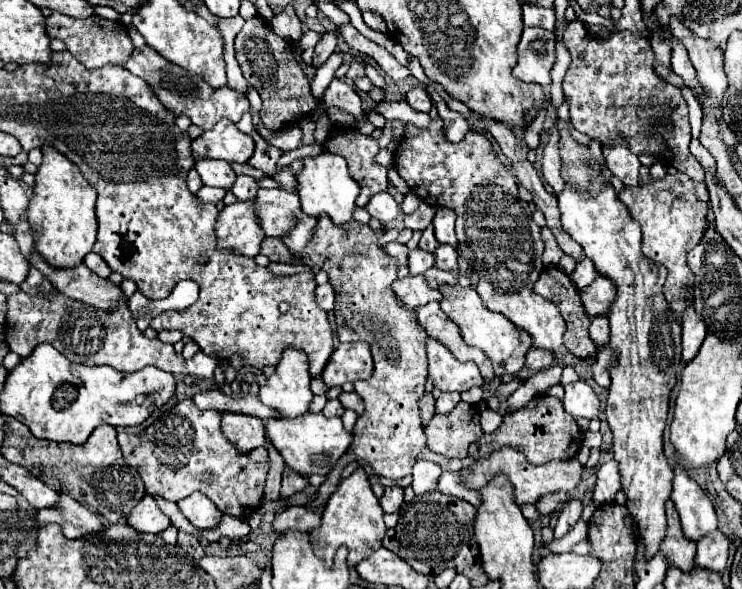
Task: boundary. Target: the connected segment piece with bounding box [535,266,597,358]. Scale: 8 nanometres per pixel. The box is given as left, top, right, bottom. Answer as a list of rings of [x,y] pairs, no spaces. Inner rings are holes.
[[[557,266],[543,268],[539,280],[535,282],[535,292],[551,302],[555,302],[567,322],[565,330],[565,346],[577,358],[589,358],[597,352],[597,344],[589,338],[589,322],[591,318],[585,314],[579,298],[579,290],[575,288],[569,274],[565,274]]]

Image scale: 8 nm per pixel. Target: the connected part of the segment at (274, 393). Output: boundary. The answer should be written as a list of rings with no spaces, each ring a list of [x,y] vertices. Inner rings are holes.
[[[285,350],[273,376],[259,390],[259,400],[275,410],[283,418],[295,418],[309,412],[313,392],[309,388],[309,364],[301,350]]]

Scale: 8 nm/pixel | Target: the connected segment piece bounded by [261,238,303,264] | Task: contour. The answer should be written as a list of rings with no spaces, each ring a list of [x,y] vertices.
[[[265,238],[261,244],[261,254],[265,254],[271,262],[285,262],[285,264],[303,264],[299,260],[293,260],[291,252],[285,248],[281,238]]]

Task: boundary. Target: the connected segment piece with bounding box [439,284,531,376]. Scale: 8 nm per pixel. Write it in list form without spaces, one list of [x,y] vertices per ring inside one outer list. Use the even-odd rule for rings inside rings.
[[[455,284],[455,286],[439,286],[439,290],[443,294],[441,310],[461,328],[461,334],[463,334],[463,338],[469,346],[475,346],[475,348],[483,350],[489,356],[497,376],[515,374],[523,368],[525,354],[531,348],[531,336],[529,334],[525,334],[523,330],[513,326],[503,314],[487,310],[483,306],[479,294],[471,286],[463,288],[463,286]]]

